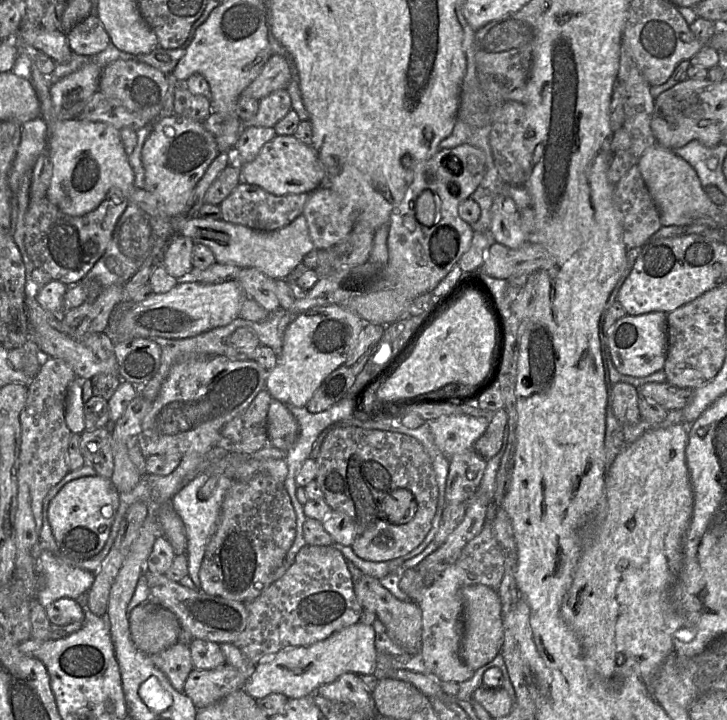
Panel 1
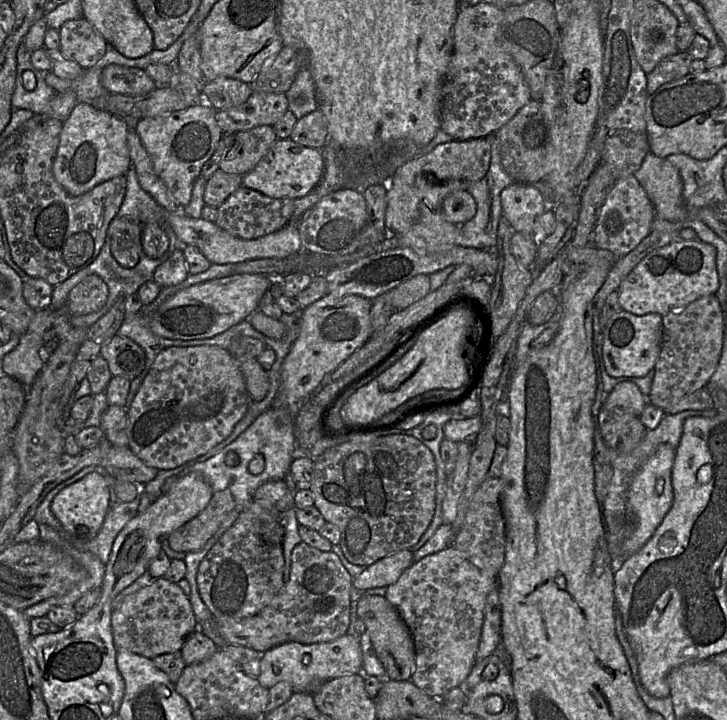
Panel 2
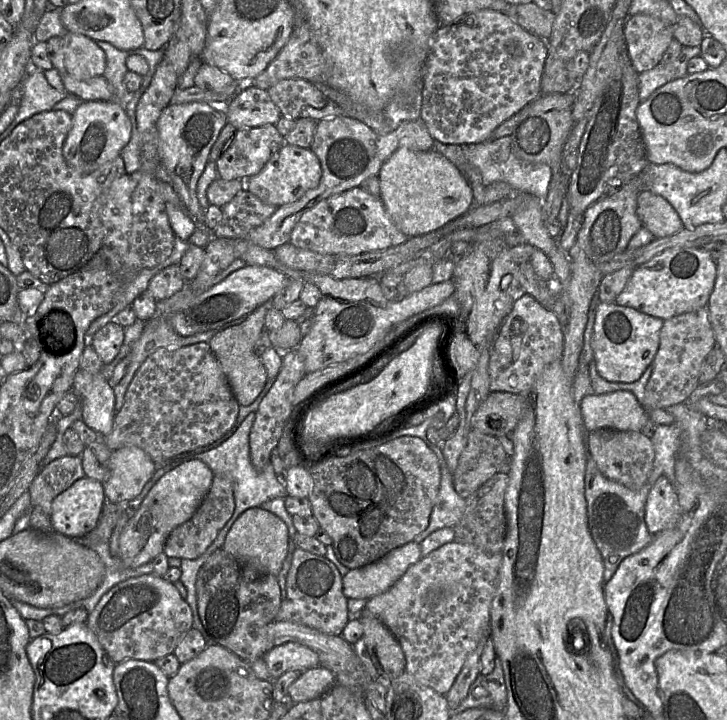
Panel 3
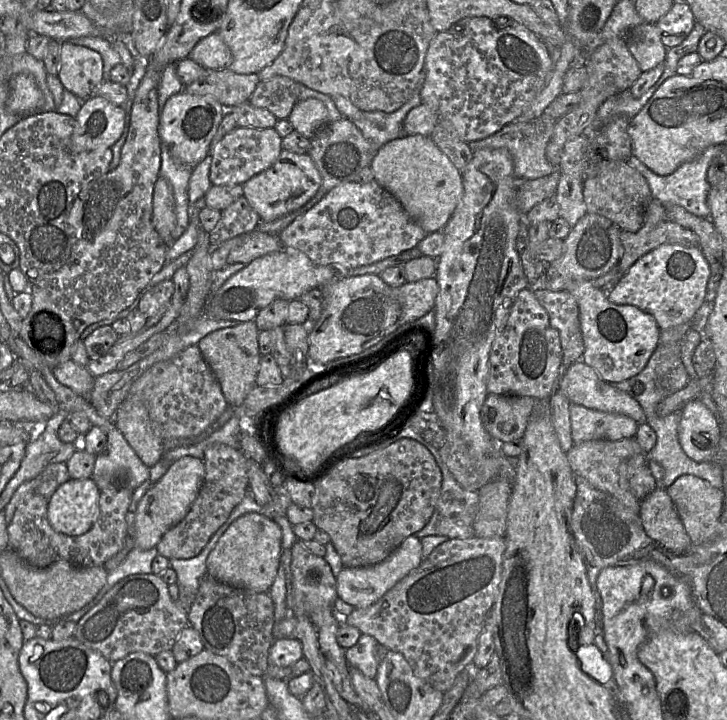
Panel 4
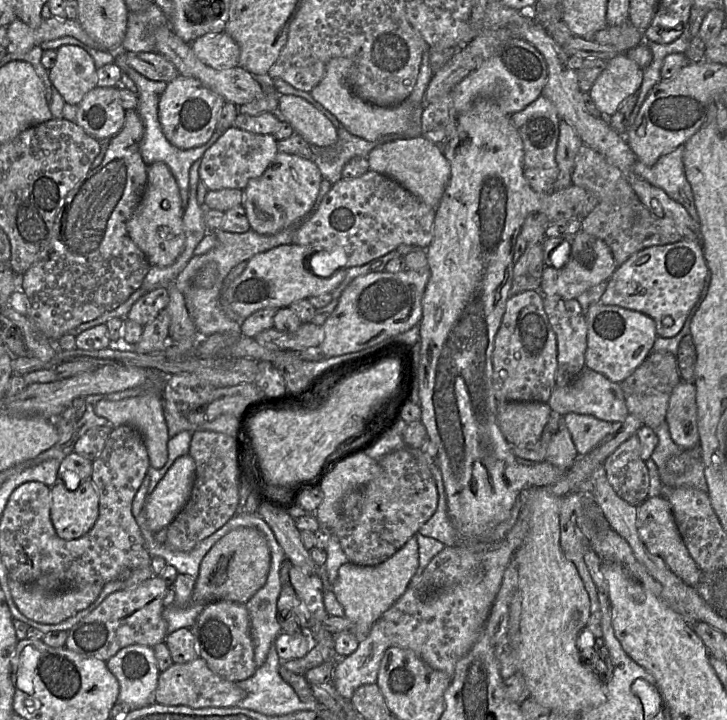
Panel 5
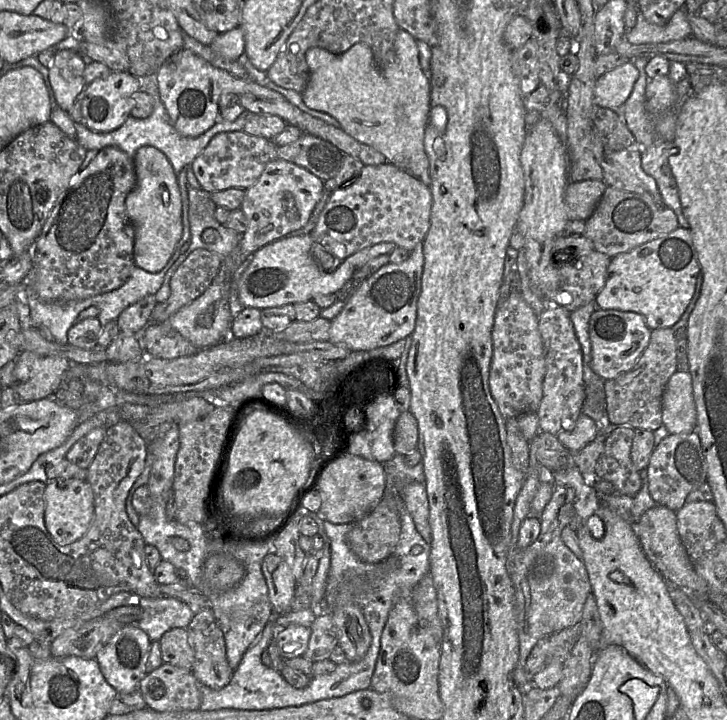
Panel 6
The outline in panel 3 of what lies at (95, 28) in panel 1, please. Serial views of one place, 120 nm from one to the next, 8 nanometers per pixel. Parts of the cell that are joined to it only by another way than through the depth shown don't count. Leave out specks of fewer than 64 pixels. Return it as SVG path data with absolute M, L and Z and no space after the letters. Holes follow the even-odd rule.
M66 30L60 38L64 53L64 67L68 74L78 80L103 75L106 58L97 41Z

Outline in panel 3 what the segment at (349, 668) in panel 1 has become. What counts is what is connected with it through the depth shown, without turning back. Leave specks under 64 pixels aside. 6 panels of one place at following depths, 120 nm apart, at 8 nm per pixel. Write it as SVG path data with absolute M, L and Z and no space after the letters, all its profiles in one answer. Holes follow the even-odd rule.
M297 642L272 648L263 657L273 681L288 671L299 671L320 666L319 657L312 649Z

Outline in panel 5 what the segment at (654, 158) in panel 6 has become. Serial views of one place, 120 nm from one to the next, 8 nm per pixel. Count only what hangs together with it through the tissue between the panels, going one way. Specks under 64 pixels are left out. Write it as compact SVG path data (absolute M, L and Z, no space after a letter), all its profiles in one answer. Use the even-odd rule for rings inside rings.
M684 145L660 157L653 166L637 161L633 170L637 176L661 188L681 204L694 220L699 220L692 188L685 176L683 154Z

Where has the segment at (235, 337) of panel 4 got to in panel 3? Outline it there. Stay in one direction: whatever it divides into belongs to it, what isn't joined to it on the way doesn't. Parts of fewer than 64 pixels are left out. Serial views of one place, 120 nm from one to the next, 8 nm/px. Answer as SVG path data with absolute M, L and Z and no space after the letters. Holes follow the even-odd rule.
M269 300L250 313L241 324L217 333L208 342L227 378L235 399L241 406L253 403L262 392L268 379L260 356L256 354L256 342L264 330L265 314L271 308L271 300Z

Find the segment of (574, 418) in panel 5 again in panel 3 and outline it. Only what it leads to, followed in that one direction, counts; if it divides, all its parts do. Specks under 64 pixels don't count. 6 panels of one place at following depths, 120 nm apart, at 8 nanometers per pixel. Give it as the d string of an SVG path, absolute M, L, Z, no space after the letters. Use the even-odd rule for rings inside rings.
M625 390L606 394L589 394L580 401L583 427L591 432L598 429L641 431L648 415L636 396Z

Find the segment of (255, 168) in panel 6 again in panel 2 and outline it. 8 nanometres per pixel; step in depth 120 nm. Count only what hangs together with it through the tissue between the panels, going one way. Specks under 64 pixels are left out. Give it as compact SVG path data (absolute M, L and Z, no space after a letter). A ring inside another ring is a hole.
M263 125L234 134L232 147L224 155L220 170L245 175L252 171L278 140L273 126Z

